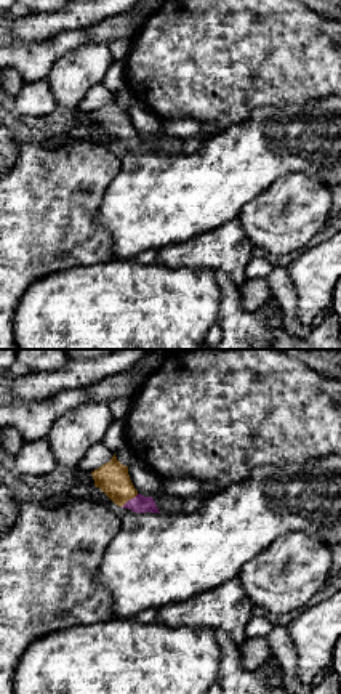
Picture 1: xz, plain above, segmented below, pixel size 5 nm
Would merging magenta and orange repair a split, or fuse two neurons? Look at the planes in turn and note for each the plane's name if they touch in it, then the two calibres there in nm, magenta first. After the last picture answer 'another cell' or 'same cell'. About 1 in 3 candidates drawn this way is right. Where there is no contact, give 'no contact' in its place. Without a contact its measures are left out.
meets magenta in xz; 90 nm thick on the magenta side, 170 nm on the other

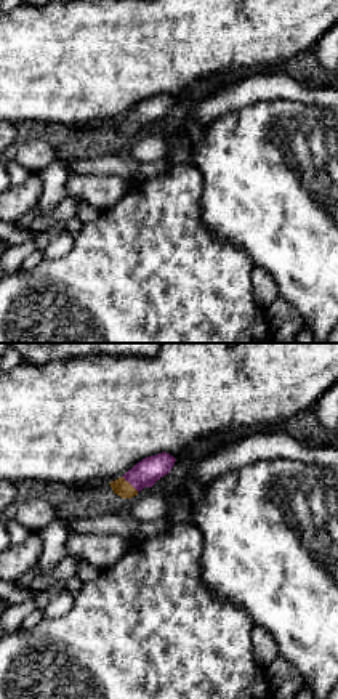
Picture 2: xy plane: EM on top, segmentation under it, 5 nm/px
meets magenta in xy; 140 nm thick on the magenta side, 90 nm on the other

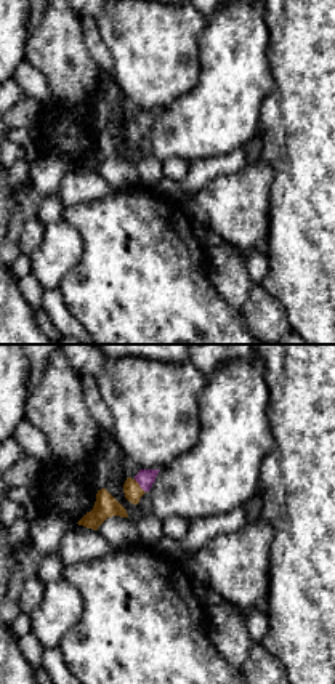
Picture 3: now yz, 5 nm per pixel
meets magenta in yz; 90 nm thick on the magenta side, 90 nm on the other

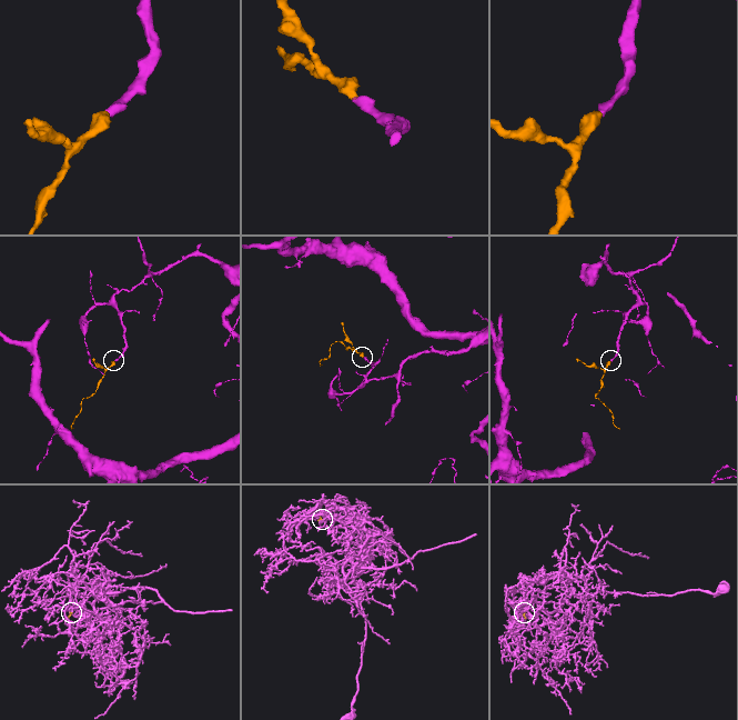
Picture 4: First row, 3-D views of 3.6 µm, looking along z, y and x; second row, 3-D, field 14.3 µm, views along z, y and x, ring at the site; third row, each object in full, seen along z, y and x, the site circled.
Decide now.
same cell

